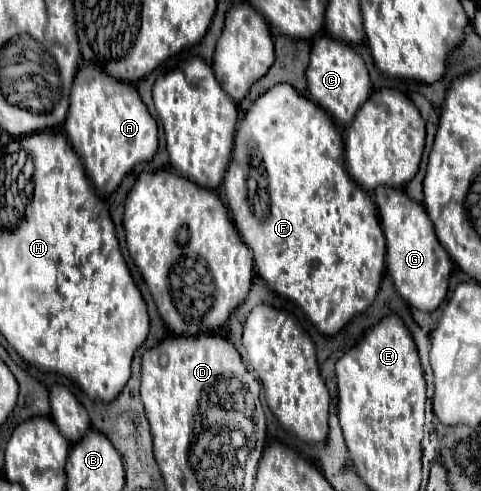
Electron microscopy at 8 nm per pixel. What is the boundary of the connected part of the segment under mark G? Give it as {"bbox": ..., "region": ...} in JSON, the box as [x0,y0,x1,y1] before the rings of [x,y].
{"bbox":[374,186,452,312],"region":[[[380,186],[374,192],[374,202],[386,236],[386,270],[394,280],[394,288],[412,308],[424,312],[436,310],[448,292],[452,260],[440,246],[426,210],[404,190],[388,186]]]}

